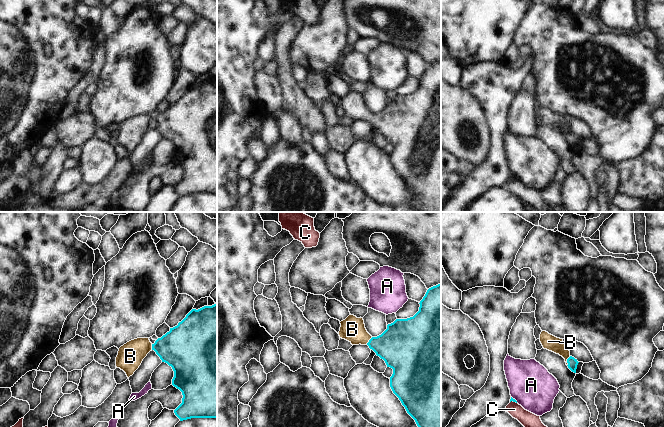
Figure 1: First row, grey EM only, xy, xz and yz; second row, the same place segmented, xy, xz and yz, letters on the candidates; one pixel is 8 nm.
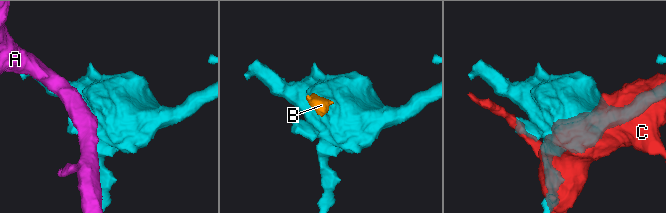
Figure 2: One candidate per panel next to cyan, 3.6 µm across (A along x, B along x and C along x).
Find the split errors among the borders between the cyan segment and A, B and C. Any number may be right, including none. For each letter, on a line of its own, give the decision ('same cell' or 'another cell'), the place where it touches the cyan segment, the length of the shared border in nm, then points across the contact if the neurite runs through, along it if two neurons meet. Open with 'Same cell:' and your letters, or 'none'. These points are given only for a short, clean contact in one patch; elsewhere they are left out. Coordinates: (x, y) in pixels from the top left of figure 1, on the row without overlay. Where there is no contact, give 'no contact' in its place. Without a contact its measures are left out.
Same cell: B
A: another cell; meets cyan in yz at (514, 175); contact 80 nm long
B: same cell; meets cyan in yz at (567, 137); contact 80 nm long; runs through yz (572, 138), (567, 137), (548, 117)
C: another cell; meets cyan in yz at (513, 177); contact 60 nm long; border along yz (510, 177), (516, 179)

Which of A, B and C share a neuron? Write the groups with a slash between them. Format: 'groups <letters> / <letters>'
groups A / B / C

